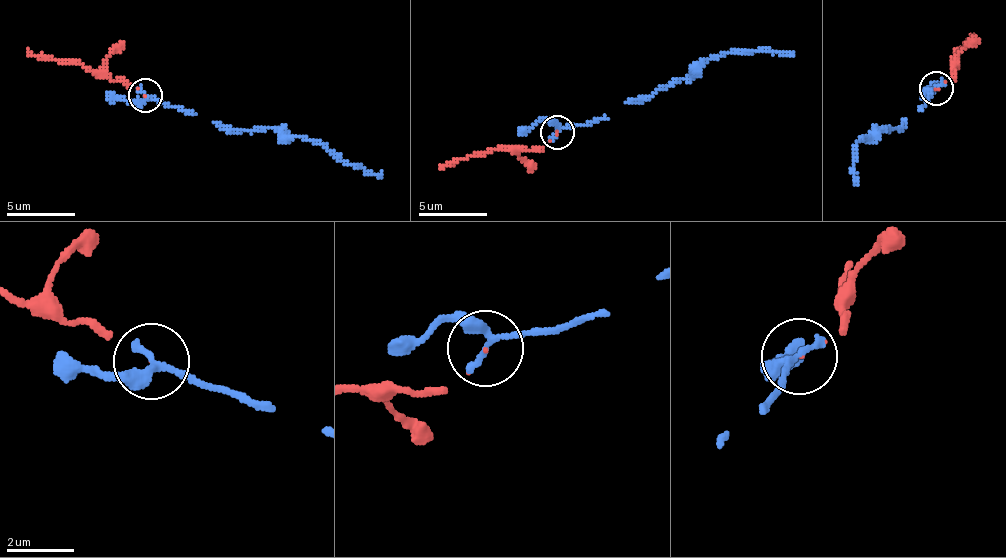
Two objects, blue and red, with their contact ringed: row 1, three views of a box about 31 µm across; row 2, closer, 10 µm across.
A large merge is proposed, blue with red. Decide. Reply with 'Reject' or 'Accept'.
Accept

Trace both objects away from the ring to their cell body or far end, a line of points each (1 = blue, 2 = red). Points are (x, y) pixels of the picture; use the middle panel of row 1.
1: (556, 131), (608, 119), (625, 102), (653, 96), (690, 79), (711, 59), (756, 51), (793, 55)
2: (556, 131), (543, 147), (474, 152), (440, 168)

